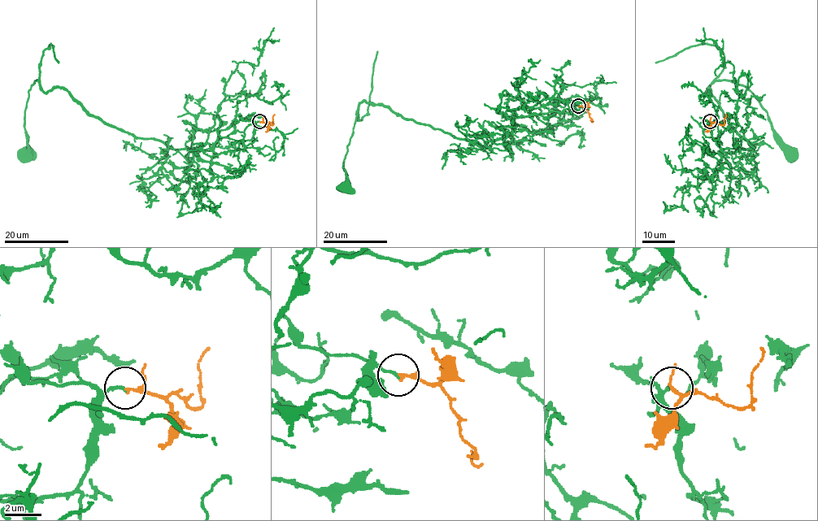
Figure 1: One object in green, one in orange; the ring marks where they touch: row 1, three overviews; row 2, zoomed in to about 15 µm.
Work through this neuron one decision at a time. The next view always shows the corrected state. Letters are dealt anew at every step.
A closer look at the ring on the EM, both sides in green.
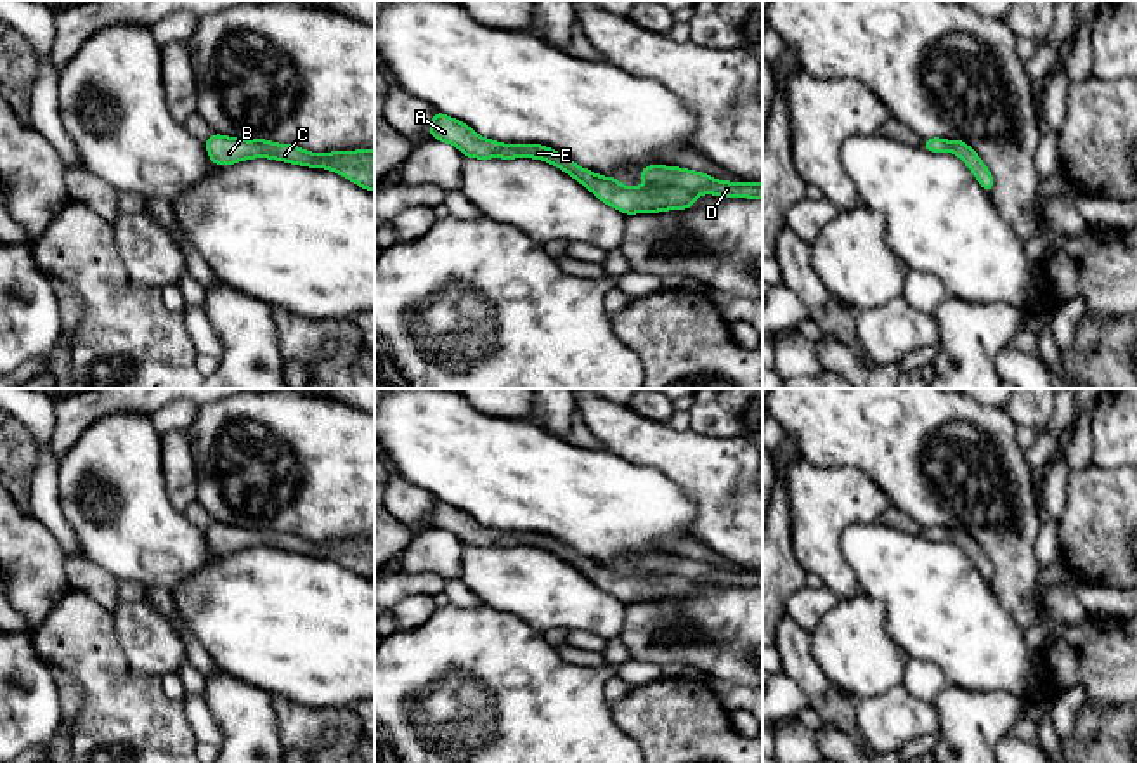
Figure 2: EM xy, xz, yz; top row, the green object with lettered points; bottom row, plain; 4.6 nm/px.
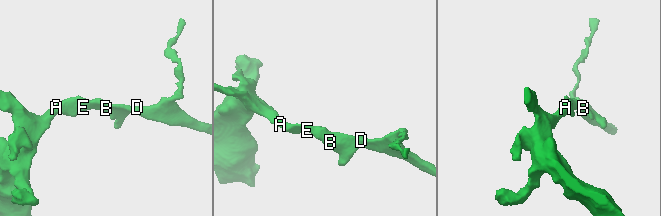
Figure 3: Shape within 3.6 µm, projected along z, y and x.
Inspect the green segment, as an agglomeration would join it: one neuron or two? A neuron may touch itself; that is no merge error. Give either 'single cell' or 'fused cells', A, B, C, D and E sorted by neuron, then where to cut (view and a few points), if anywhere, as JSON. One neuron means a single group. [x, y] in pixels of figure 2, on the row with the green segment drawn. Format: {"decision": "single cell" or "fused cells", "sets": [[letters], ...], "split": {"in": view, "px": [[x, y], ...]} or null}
{"decision": "single cell", "sets": [["A", "B", "C", "D", "E"]], "split": null}

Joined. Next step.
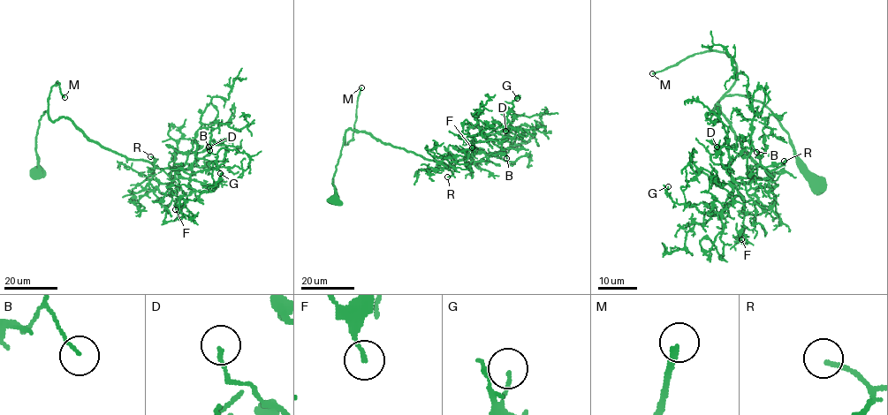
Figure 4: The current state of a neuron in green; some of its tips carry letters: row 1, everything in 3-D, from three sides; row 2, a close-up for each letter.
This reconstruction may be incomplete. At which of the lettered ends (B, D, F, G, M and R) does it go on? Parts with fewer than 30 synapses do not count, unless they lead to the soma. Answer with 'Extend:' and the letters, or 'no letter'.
Extend: M, R

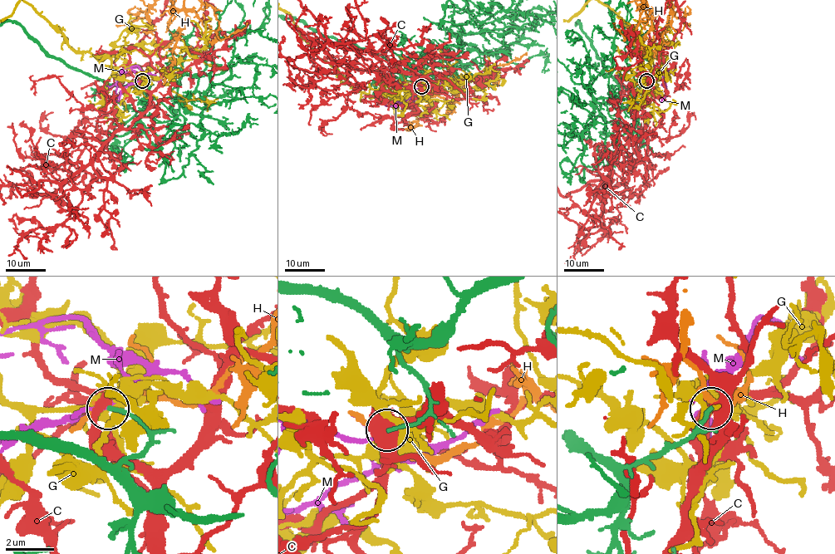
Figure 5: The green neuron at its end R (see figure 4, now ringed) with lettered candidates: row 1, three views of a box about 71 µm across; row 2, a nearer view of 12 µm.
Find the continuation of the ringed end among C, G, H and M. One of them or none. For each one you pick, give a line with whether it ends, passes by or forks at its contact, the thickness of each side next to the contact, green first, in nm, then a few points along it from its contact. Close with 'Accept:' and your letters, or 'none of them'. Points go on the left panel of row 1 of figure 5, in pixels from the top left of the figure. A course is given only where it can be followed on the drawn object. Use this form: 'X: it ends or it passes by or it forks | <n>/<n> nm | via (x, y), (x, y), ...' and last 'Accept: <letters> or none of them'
Accept: none of them

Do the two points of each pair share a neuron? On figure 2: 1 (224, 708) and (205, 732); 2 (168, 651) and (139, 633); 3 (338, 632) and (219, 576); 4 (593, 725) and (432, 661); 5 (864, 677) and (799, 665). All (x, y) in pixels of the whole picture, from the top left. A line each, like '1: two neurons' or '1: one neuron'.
1: two neurons
2: one neuron
3: one neuron
4: one neuron
5: two neurons

